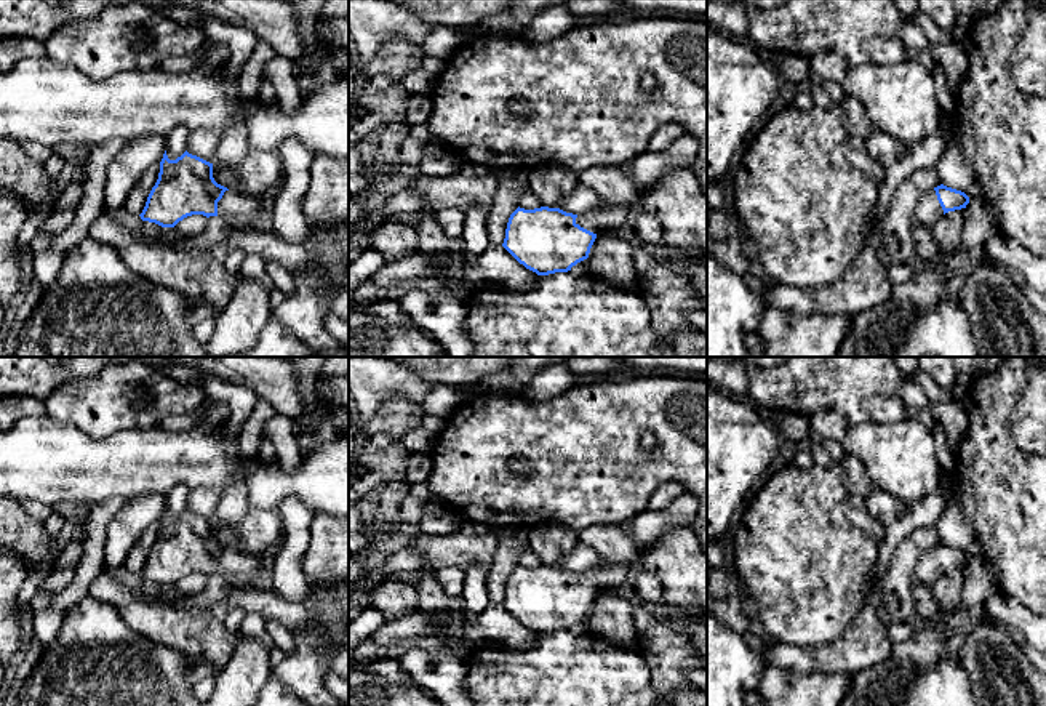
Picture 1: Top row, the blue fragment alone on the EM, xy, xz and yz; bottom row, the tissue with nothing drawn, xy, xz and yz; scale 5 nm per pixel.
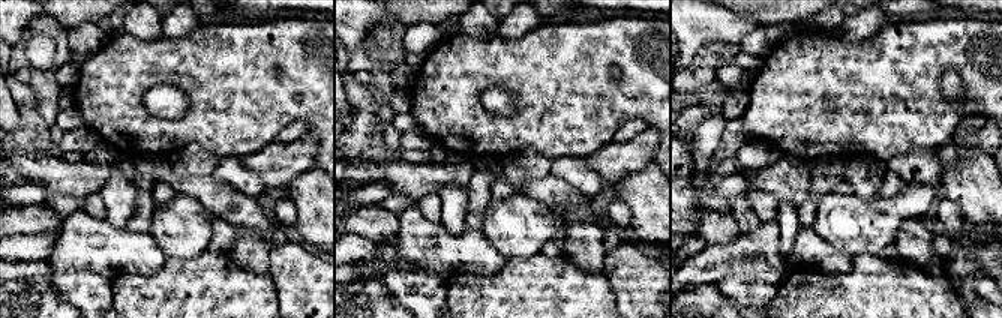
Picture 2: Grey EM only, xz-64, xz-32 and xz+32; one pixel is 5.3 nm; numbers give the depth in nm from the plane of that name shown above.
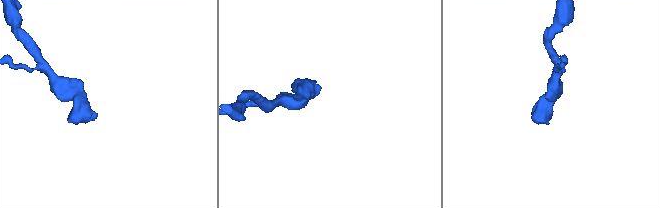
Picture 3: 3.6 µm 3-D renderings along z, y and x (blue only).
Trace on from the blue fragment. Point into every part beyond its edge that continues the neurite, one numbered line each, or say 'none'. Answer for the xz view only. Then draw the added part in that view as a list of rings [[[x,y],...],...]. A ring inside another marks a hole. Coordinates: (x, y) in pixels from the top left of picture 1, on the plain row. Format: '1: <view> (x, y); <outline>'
1: xz (610, 575); [[[603,560],[601,565],[585,573],[579,573],[576,576],[576,583],[597,594],[601,591],[617,589],[619,586],[624,584],[630,565],[632,564],[625,564],[625,562]]]

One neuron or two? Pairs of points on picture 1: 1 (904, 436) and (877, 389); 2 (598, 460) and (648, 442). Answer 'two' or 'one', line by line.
1: two
2: two

